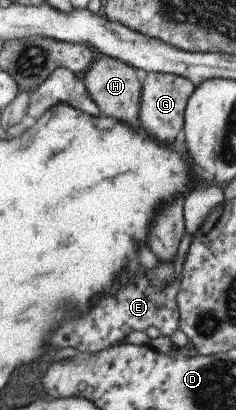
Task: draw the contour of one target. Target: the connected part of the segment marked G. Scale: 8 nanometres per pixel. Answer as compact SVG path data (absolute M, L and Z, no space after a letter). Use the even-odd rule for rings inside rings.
M148 71L143 73L142 136L156 138L162 144L174 144L187 126L187 108L198 85L189 78L174 74Z

